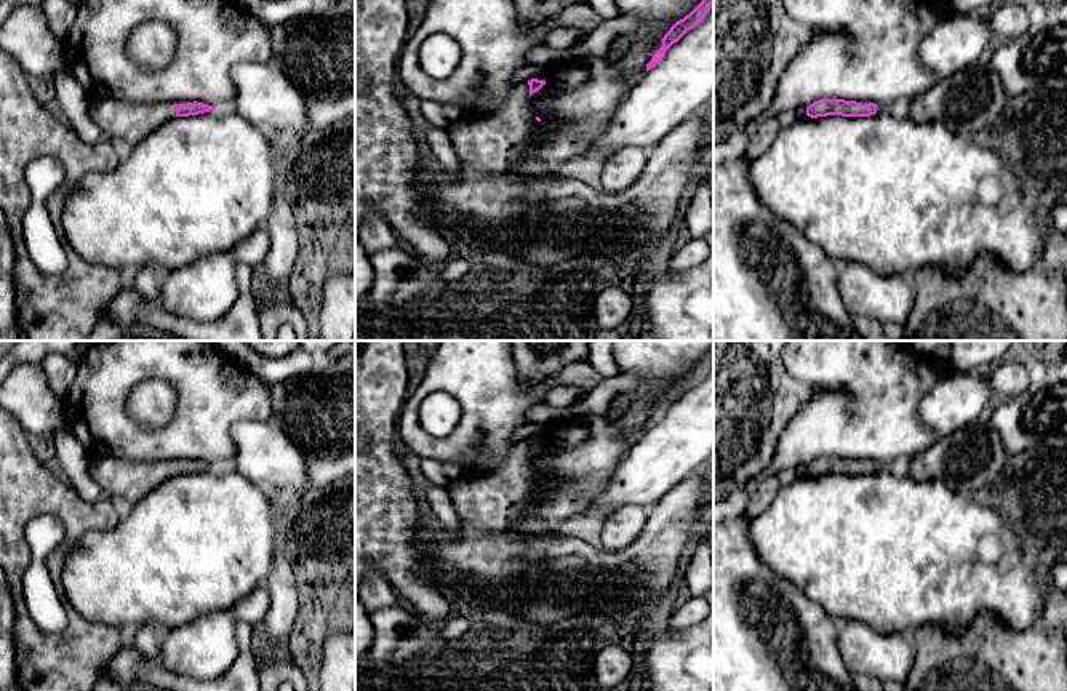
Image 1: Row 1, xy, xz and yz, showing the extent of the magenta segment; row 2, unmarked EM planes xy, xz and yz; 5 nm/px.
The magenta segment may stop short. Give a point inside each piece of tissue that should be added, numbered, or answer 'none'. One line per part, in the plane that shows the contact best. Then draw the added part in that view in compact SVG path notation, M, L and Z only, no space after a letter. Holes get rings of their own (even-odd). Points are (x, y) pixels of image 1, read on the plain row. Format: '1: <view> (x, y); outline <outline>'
1: xy (125, 482); outline M114 456L91 459L90 473L101 486L102 493L118 502L123 509L133 507L139 499L142 499L154 488L162 485L165 480L176 475L174 464L187 462L189 459L173 459L173 461L126 461Z

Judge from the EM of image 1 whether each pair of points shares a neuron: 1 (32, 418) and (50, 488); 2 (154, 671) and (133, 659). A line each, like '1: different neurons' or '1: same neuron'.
1: different neurons
2: same neuron

